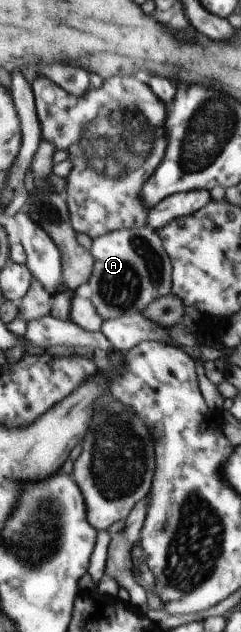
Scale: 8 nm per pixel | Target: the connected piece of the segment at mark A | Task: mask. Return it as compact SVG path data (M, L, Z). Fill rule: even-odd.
M147 225L144 227L120 229L91 238L88 253L93 257L93 273L90 273L90 302L102 320L114 317L140 314L154 299L170 294L170 260L165 253L161 237Z

